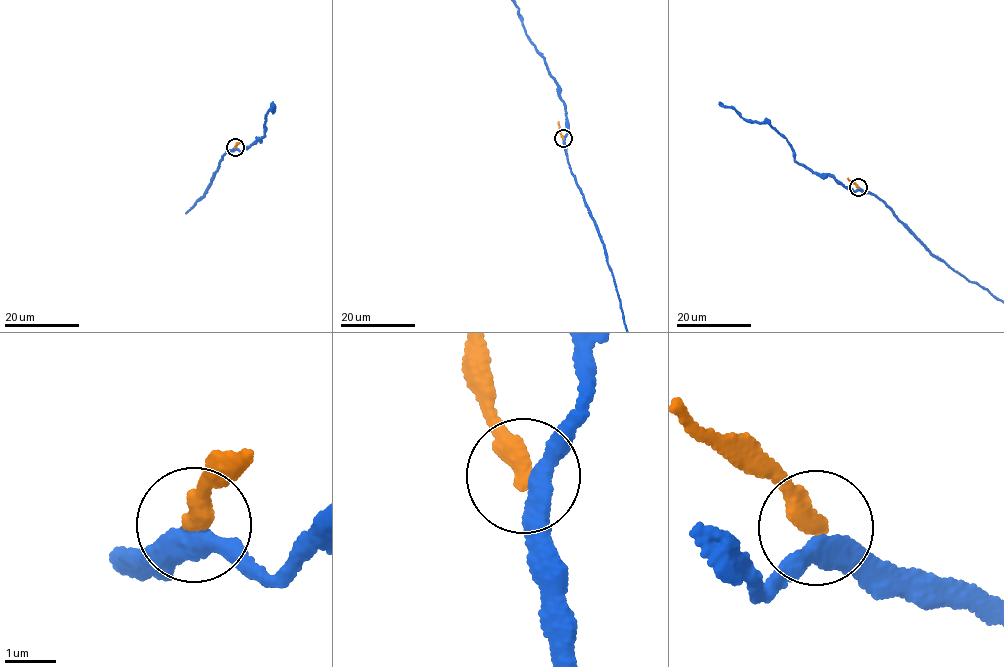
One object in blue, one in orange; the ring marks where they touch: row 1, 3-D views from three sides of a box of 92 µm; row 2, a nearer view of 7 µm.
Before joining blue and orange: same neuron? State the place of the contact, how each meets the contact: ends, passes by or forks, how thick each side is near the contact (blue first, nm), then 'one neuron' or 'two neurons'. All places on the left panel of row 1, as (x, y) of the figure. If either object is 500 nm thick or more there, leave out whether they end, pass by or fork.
(235, 147) | blue passes by | orange ends | 340/380 nm | two neurons

